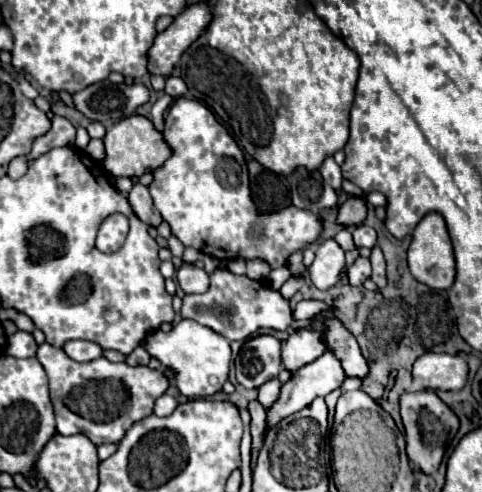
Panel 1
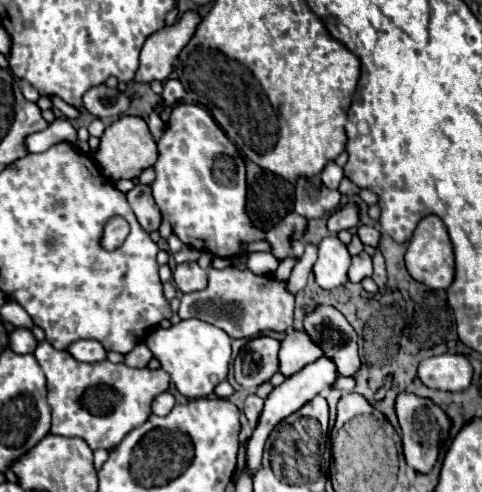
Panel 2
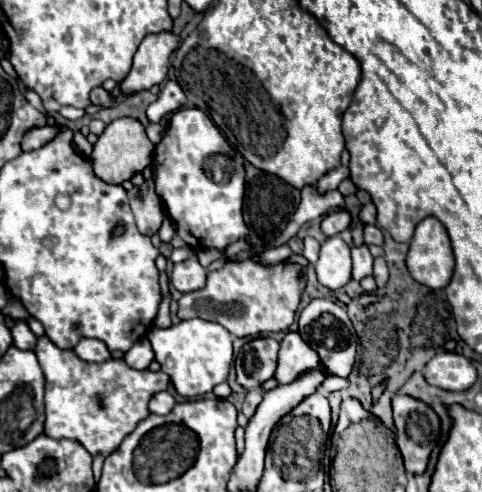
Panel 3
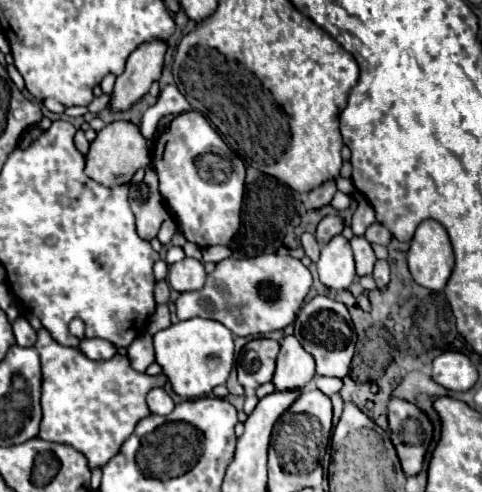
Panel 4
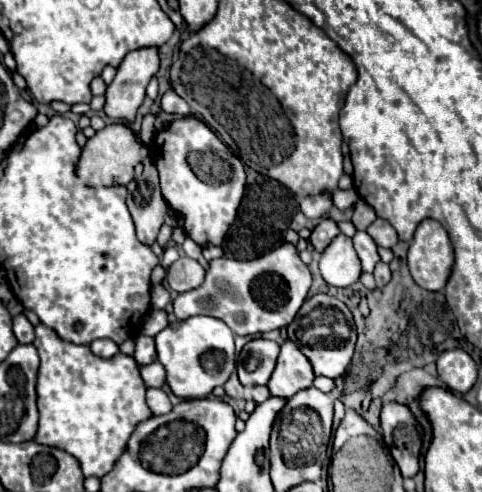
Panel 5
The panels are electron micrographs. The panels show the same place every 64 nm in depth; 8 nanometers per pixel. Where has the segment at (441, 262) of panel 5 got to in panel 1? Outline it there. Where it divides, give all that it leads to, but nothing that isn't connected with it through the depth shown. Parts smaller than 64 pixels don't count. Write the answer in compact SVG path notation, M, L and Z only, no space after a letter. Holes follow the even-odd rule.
M432 212L426 214L412 236L412 244L408 248L408 266L412 276L416 276L416 280L420 280L422 284L428 284L430 288L450 288L454 284L454 276L456 276L456 266L454 266L454 252L452 252L452 242L446 230L446 222L440 214Z

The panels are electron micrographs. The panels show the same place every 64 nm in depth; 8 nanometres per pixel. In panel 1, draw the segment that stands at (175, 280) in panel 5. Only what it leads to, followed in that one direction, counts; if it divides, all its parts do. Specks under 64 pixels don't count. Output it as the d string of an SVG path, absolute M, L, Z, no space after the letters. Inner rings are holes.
M184 264L176 272L176 280L186 294L202 294L210 288L210 276L202 268L196 268L192 264Z

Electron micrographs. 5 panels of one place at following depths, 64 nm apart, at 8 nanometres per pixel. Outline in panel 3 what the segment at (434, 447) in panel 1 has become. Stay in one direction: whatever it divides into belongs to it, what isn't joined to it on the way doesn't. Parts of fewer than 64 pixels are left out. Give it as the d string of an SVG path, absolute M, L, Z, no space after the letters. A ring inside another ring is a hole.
M398 394L392 400L392 408L394 408L394 424L396 424L396 442L402 452L404 466L412 474L424 474L428 468L430 454L436 446L436 436L440 434L440 418L428 404L406 394Z

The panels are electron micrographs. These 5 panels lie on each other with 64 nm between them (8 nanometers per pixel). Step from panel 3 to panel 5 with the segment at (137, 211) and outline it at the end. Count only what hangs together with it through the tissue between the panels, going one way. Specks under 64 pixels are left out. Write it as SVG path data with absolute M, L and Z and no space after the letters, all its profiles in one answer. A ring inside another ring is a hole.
M152 160L144 162L144 172L140 178L132 180L128 188L128 210L136 224L136 236L142 244L152 246L160 226L164 224L164 218L168 216L168 206L162 198L160 184L158 184L158 172L152 170Z

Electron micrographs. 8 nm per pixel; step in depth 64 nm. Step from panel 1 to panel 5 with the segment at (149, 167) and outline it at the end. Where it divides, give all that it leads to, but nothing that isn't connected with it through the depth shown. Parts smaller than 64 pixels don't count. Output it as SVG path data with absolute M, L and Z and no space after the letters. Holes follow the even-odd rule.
M116 122L116 124L104 126L102 130L98 130L88 140L88 144L82 150L76 174L86 184L92 184L92 186L98 186L98 188L128 184L134 178L136 164L140 164L144 158L148 158L148 148L142 142L138 142L138 138L136 138L132 128L128 128L126 124Z

